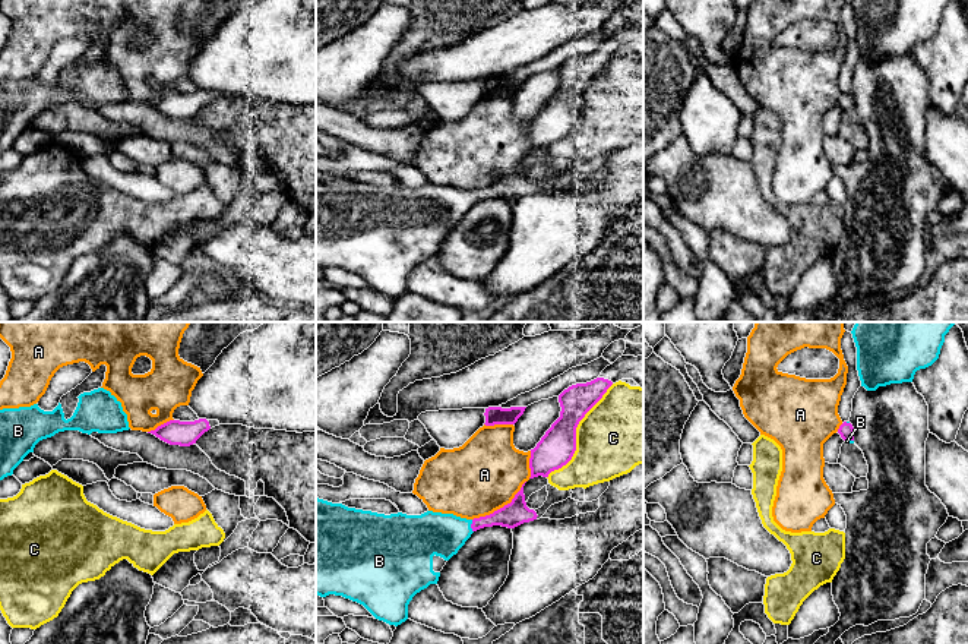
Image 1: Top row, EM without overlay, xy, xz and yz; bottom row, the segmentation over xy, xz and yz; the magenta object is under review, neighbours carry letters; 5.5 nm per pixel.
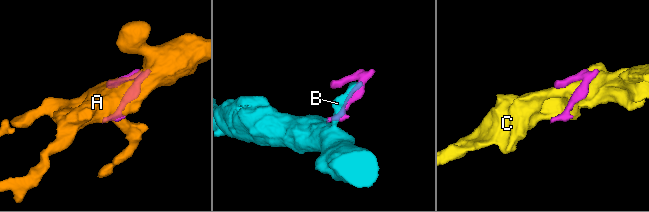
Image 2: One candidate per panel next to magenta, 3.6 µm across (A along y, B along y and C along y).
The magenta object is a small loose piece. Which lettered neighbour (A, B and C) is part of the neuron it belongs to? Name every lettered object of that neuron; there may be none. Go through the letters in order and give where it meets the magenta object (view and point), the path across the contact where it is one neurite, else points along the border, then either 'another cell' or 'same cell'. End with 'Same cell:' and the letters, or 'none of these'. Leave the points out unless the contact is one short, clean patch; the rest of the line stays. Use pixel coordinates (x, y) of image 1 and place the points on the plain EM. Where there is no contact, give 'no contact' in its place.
A: meets magenta in xz at (503, 179); another cell
B: meets magenta in xz at (471, 198); runs through xz (513, 186), (471, 198), (449, 205), (432, 205); same cell
C: meets magenta in xz at (575, 106); another cell
Same cell: B

